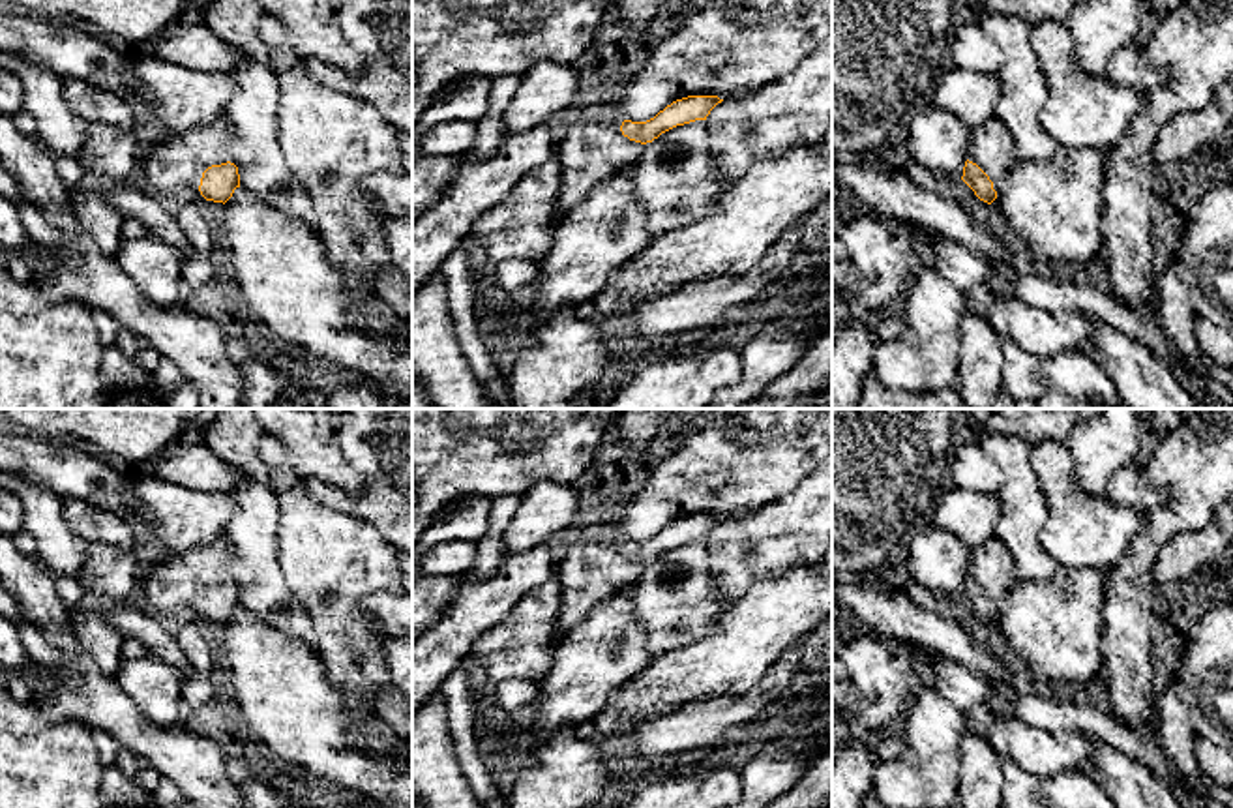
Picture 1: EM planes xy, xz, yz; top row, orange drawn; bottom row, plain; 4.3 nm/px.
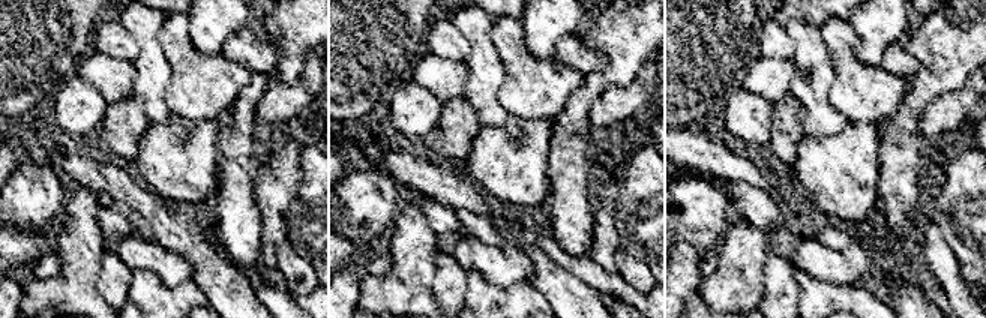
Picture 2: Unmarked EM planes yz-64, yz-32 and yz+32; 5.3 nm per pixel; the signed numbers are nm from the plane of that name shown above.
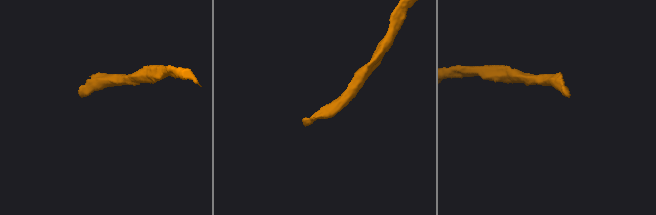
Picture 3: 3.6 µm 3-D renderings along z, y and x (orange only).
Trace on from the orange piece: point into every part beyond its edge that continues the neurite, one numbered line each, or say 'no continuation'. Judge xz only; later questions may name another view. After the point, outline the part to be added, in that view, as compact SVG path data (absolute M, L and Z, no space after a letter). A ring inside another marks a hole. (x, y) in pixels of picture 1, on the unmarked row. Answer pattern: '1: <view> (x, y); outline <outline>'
1: xz (589, 574); outline M575 542L558 555L555 581L560 585L560 607L555 637L583 622L590 609L635 585L645 564L630 561L620 547Z

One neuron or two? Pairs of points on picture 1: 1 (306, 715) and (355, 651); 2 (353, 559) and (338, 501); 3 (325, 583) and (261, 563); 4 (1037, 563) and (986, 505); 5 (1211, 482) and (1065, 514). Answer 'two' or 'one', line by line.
1: two
2: two
3: two
4: two
5: two

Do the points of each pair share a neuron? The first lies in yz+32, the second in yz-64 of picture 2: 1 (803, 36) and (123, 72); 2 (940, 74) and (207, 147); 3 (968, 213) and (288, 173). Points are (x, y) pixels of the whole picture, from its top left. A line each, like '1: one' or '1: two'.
1: two
2: two
3: two

